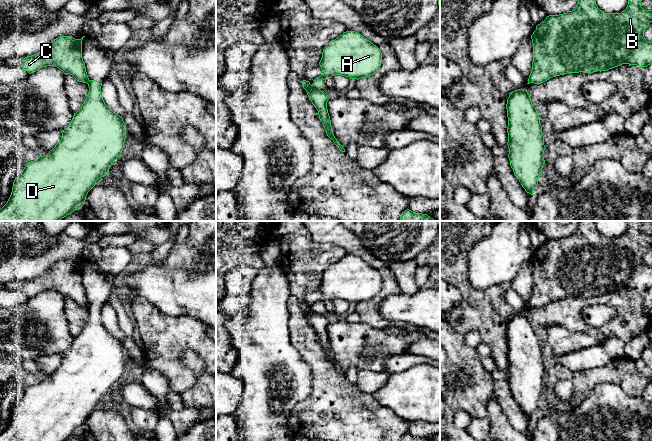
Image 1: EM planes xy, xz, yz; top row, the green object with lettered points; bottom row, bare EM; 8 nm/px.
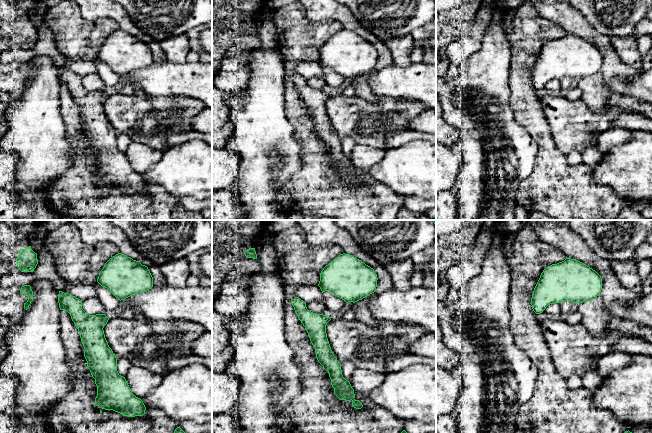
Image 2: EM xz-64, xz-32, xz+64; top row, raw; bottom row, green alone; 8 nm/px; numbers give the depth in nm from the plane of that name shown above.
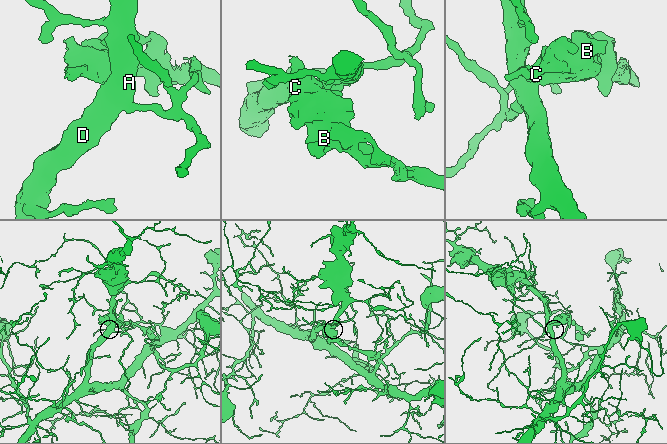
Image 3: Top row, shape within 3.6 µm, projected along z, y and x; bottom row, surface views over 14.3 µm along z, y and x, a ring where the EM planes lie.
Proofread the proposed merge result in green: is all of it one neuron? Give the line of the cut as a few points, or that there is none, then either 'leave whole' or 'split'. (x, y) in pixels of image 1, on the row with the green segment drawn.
xz (310, 85), (319, 90) | split

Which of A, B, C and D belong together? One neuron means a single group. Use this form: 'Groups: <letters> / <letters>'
Groups: A D / B C

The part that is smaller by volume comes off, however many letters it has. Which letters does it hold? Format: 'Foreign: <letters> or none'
Foreign: B, C

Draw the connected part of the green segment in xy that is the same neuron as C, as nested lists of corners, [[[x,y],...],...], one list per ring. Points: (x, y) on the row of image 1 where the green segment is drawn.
[[[60,36],[54,39],[43,51],[36,53],[31,56],[25,57],[21,62],[21,68],[24,71],[27,71],[29,74],[36,72],[40,68],[47,67],[47,66],[55,66],[59,68],[64,74],[72,75],[77,81],[87,83],[89,81],[85,63],[82,58],[82,40],[85,36],[81,39],[75,39],[70,36]]]

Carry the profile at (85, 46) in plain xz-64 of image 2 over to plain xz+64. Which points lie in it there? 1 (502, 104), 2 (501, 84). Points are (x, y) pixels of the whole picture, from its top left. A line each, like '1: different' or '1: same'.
1: different
2: different

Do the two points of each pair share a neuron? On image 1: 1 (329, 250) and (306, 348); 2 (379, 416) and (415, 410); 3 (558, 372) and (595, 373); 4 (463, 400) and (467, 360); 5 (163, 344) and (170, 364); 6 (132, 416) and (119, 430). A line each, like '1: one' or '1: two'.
1: one
2: two
3: one
4: one
5: one
6: two

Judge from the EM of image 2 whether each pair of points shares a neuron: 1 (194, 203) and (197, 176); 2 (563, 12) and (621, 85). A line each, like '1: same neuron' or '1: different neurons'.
1: different neurons
2: different neurons

